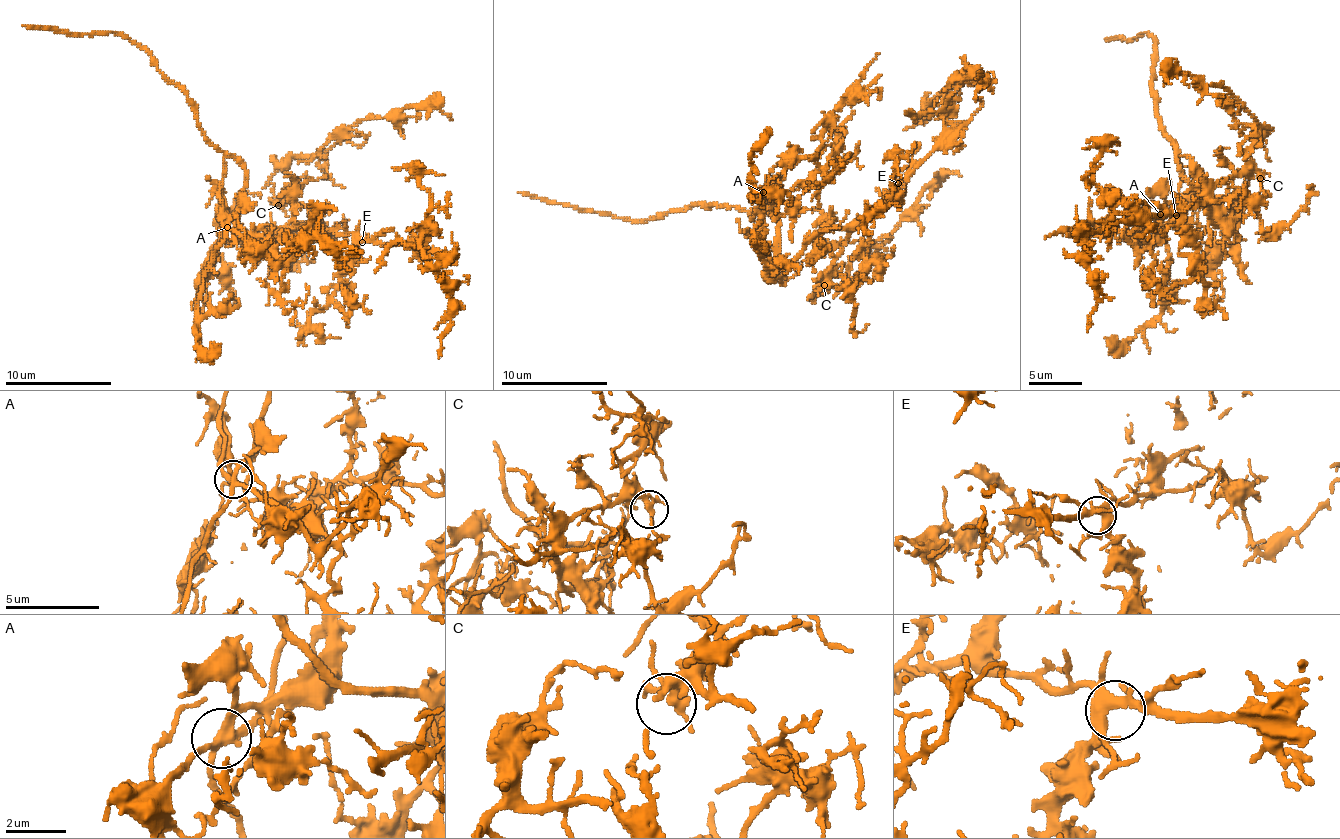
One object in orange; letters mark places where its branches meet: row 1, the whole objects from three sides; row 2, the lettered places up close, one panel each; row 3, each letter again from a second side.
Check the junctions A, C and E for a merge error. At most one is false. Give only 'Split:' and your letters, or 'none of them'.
Split: A

